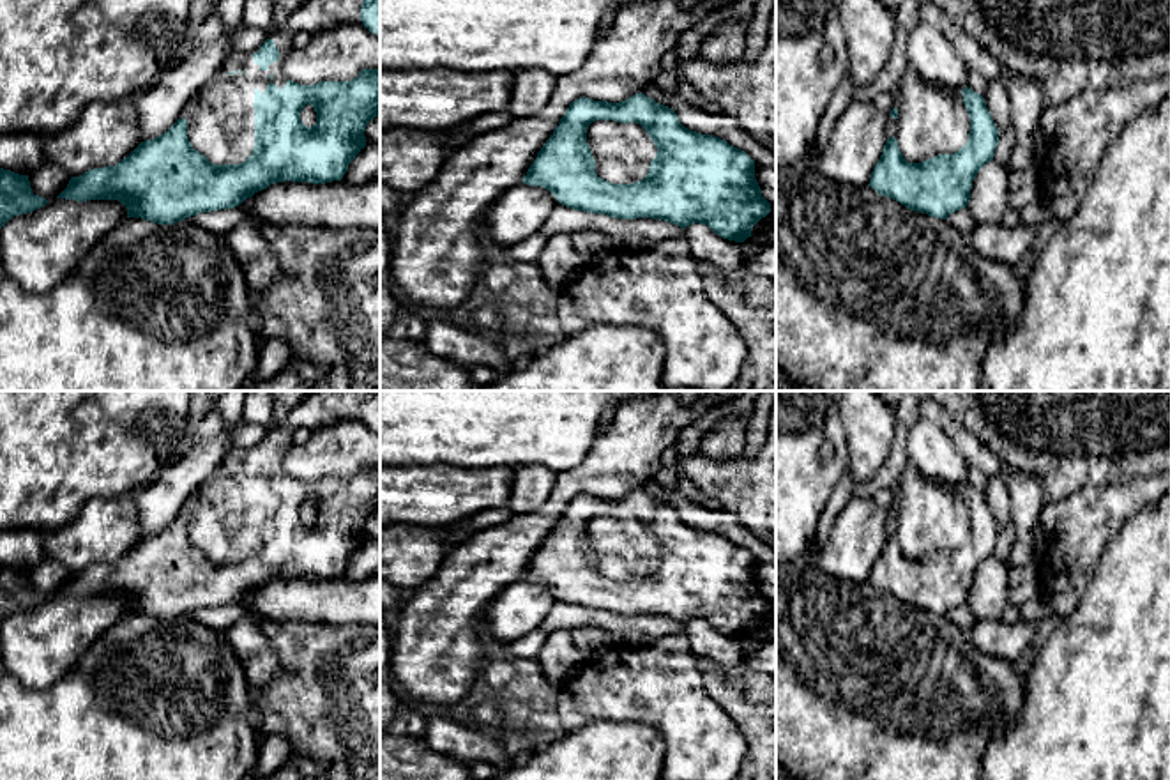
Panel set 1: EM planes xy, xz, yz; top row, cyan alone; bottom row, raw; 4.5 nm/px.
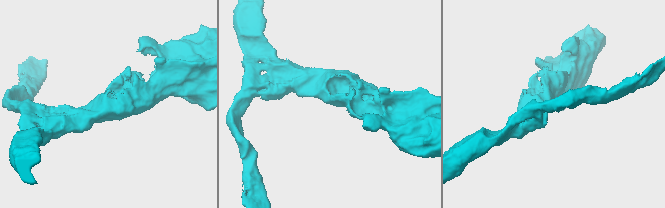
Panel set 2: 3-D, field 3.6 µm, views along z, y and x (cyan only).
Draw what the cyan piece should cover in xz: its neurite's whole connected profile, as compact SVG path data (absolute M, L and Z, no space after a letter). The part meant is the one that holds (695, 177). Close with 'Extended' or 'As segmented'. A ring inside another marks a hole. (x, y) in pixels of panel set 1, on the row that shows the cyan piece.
M642 92L620 103L573 101L523 184L548 189L574 210L663 219L682 230L700 223L735 242L751 237L751 228L771 212L755 179L755 161L744 150L684 127L672 108Z. Extended

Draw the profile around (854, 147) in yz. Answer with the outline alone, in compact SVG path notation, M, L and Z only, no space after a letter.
M857 101L836 120L822 154L808 166L840 184L864 187L887 141L887 113L871 101Z

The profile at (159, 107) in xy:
M224 30L203 46L189 44L150 88L134 97L143 141L164 134L182 119L191 99L217 76L232 55L232 32Z

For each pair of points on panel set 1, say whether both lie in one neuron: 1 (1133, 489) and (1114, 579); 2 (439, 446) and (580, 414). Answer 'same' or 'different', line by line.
1: different
2: same

